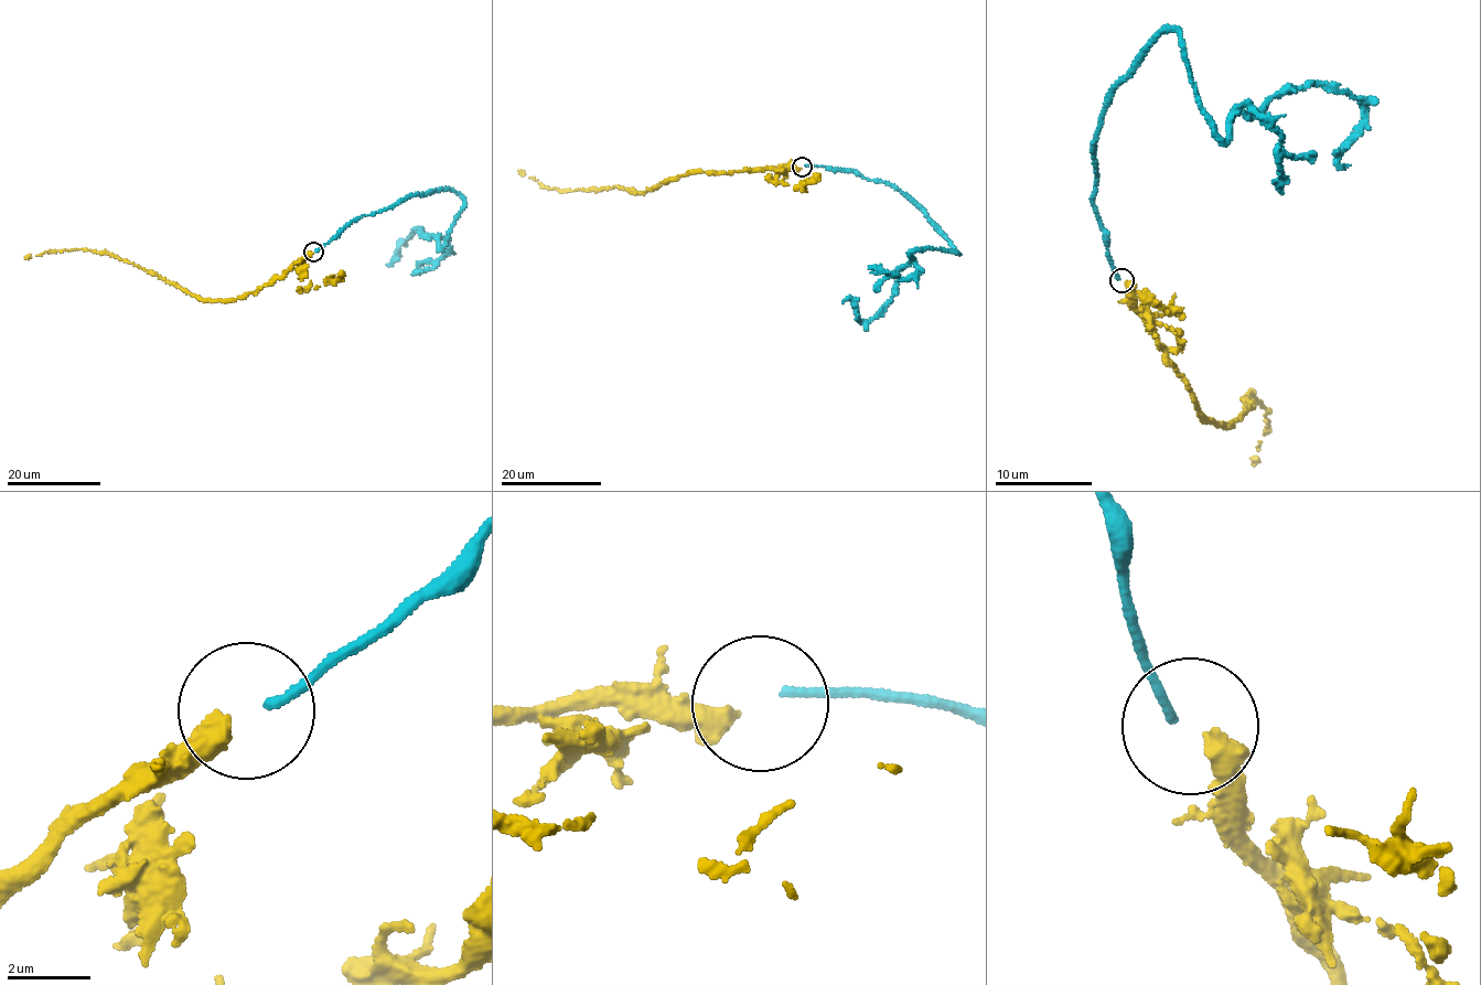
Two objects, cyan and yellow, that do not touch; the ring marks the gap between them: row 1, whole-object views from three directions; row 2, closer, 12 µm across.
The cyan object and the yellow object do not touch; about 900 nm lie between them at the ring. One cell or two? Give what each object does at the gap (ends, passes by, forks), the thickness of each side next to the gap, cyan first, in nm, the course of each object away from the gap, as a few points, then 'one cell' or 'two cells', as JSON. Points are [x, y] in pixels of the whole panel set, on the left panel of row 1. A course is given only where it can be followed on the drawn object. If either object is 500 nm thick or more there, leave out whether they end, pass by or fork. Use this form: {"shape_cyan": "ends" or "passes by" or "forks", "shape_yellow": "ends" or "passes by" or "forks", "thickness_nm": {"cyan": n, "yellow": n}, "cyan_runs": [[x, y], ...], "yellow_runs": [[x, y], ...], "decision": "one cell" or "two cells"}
{"shape_cyan": "ends", "shape_yellow": "ends", "thickness_nm": {"cyan": 200, "yellow": 480}, "cyan_runs": [[315, 252], [353, 222], [416, 194], [446, 189], [463, 199], [441, 249], [416, 228], [387, 265]], "yellow_runs": [[311, 253], [255, 291], [233, 299], [205, 301], [131, 263], [98, 252], [68, 249], [25, 256]], "decision": "two cells"}

